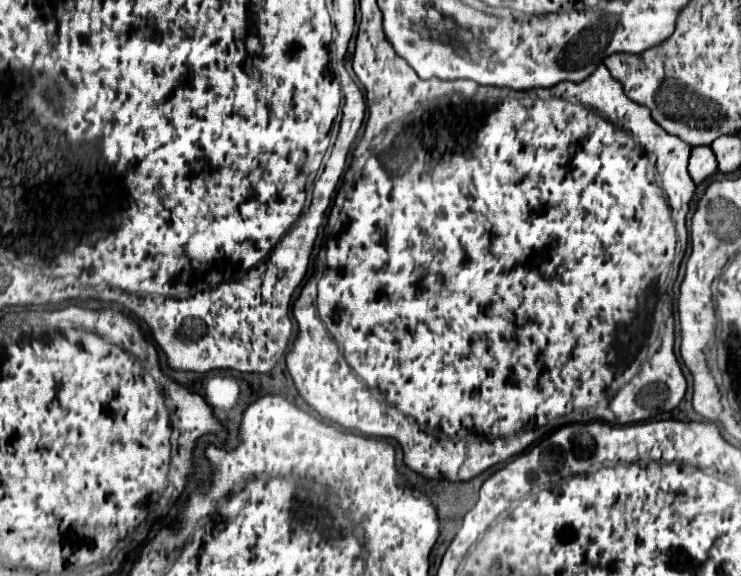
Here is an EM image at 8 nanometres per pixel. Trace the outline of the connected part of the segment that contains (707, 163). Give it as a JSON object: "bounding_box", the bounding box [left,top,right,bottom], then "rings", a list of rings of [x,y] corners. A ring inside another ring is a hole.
{"bounding_box":[688,145,718,183],"rings":[[[708,145],[692,147],[688,171],[690,171],[690,177],[694,179],[694,183],[704,181],[704,179],[710,177],[716,169],[718,169],[718,163],[716,163],[716,157],[714,157],[714,153],[712,153],[712,149],[710,149]]]}

